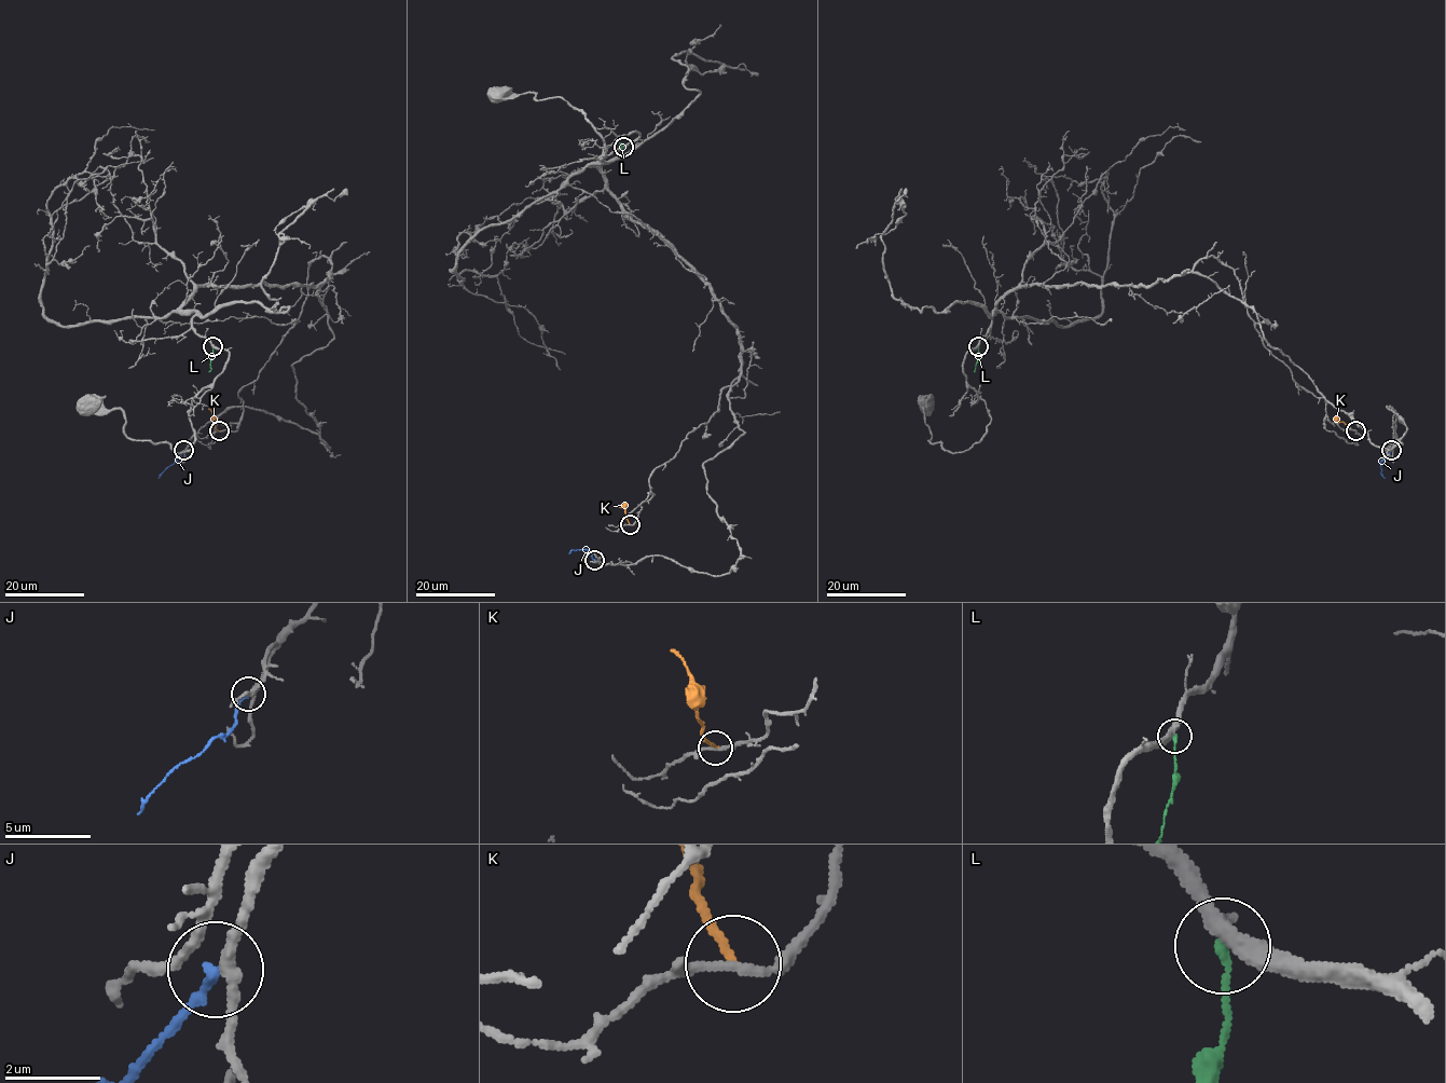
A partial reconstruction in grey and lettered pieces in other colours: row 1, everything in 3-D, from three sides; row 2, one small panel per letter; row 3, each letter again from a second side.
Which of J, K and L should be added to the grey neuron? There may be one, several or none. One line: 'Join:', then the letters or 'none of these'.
Join: J

